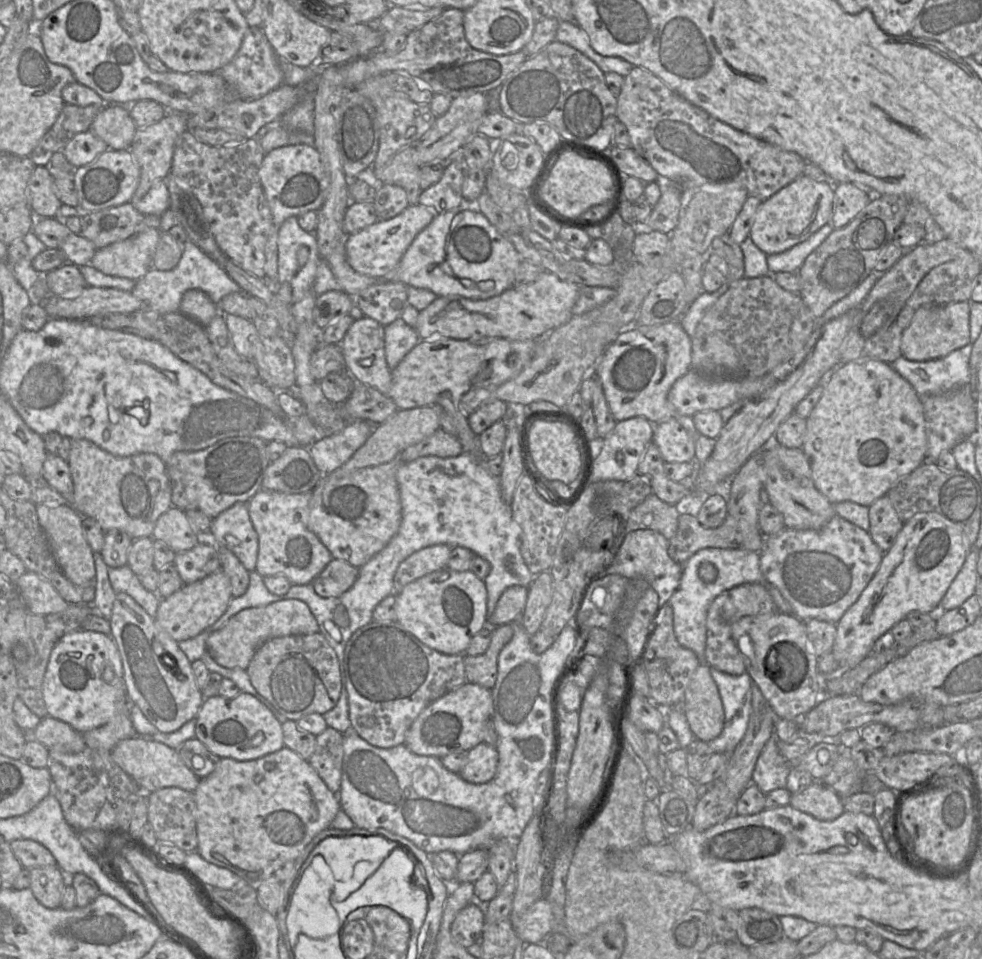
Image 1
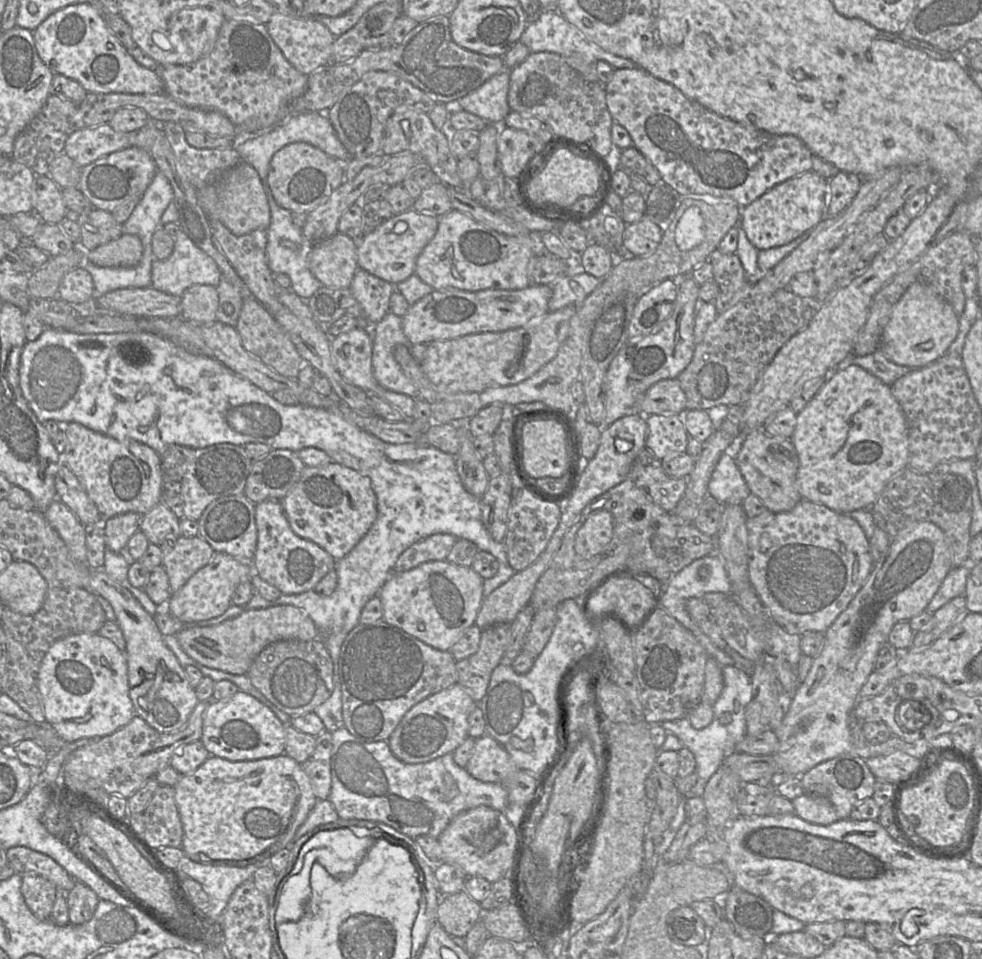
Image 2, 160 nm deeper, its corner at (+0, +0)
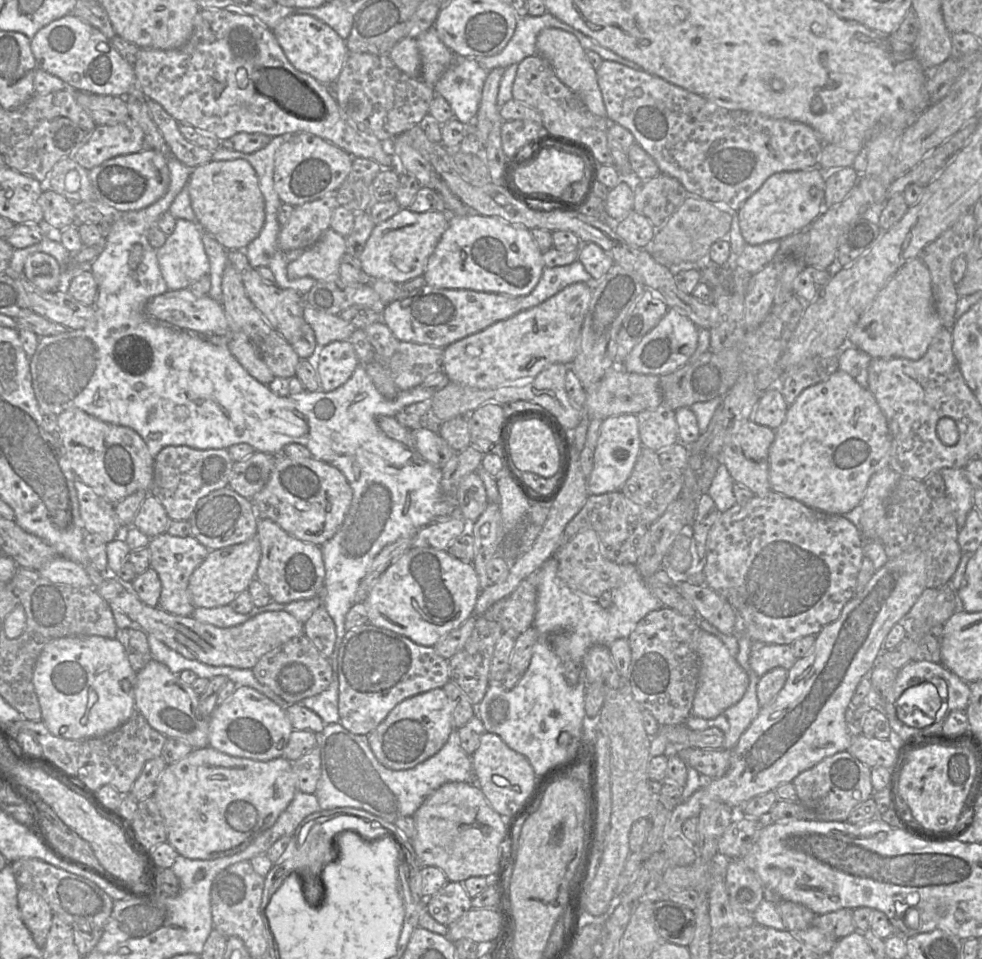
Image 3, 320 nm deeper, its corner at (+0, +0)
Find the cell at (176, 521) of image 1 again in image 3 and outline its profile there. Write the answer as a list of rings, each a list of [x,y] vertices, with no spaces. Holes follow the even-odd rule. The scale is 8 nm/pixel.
[[[148,494],[142,502],[134,520],[133,526],[152,538],[165,533],[171,520],[165,508],[153,495]]]

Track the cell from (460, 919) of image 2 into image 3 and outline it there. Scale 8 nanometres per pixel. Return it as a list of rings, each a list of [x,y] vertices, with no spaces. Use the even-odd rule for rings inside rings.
[[[448,881],[439,891],[425,900],[429,914],[446,926],[473,908],[471,898],[461,882]]]

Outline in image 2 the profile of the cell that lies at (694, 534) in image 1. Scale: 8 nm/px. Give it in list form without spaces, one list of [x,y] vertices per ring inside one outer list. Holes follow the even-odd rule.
[[[628,477],[620,484],[609,489],[602,495],[589,502],[580,513],[580,519],[572,525],[564,535],[561,545],[552,558],[549,566],[538,579],[533,590],[529,604],[535,612],[543,609],[557,607],[566,599],[579,599],[579,597],[596,581],[614,571],[623,571],[649,574],[661,582],[667,582],[674,574],[680,571],[695,559],[708,554],[716,553],[714,536],[709,536],[695,527],[692,521],[685,521],[674,512],[668,512],[655,504],[648,494]],[[608,510],[613,516],[613,536],[609,544],[597,555],[584,558],[574,549],[576,534],[585,520],[594,511]]]

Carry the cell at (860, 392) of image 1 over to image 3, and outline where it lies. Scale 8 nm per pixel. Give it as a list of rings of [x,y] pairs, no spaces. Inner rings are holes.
[[[841,370],[805,388],[788,406],[784,421],[774,433],[768,451],[771,490],[824,513],[844,515],[858,506],[870,477],[889,466],[891,436],[886,419],[872,393]]]

